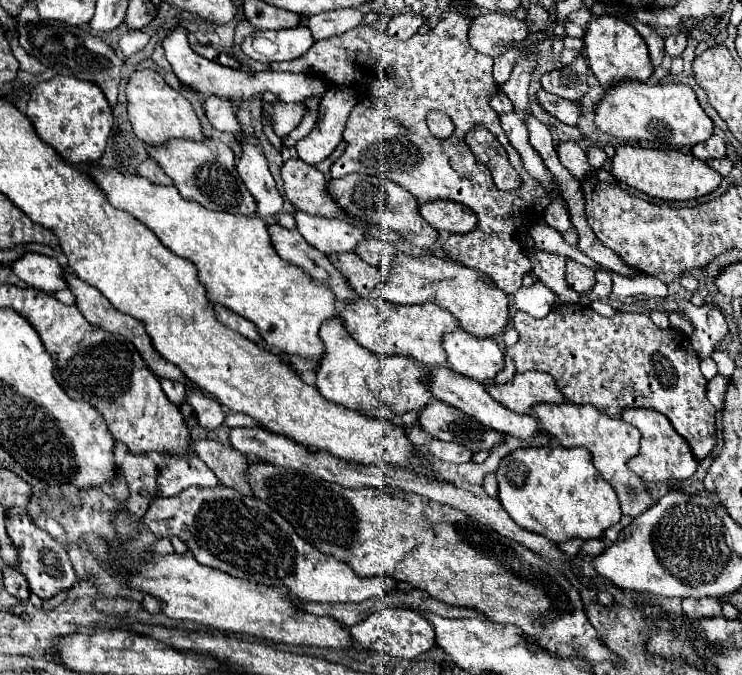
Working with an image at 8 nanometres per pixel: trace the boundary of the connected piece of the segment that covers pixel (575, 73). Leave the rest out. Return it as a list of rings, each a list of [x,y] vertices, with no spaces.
[[[578,57],[574,63],[566,65],[562,69],[544,73],[540,83],[548,93],[554,93],[568,101],[580,101],[588,91],[586,69],[588,69],[588,65],[584,63],[584,57]]]

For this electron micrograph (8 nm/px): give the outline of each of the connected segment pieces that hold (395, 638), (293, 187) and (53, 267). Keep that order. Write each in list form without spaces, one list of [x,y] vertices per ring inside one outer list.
[[[384,609],[378,613],[372,613],[368,619],[362,623],[356,623],[348,629],[350,637],[354,643],[358,643],[362,649],[370,651],[380,651],[388,653],[394,657],[404,657],[404,659],[414,659],[422,653],[426,653],[434,645],[434,629],[432,625],[420,617],[414,611],[408,609]]]
[[[288,159],[282,165],[284,191],[292,205],[300,211],[324,217],[346,219],[346,213],[330,199],[324,175],[302,159]]]
[[[28,253],[22,259],[12,263],[12,271],[26,281],[30,287],[36,287],[46,293],[56,293],[62,289],[68,289],[66,283],[66,271],[64,267],[46,255]]]

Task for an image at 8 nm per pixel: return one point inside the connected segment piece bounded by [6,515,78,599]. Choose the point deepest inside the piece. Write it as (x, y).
(44, 562)

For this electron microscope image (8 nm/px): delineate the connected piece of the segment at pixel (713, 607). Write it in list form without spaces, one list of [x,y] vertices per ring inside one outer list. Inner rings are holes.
[[[712,597],[704,599],[684,599],[682,601],[684,615],[690,619],[704,619],[704,617],[718,617],[722,615],[722,603]]]

